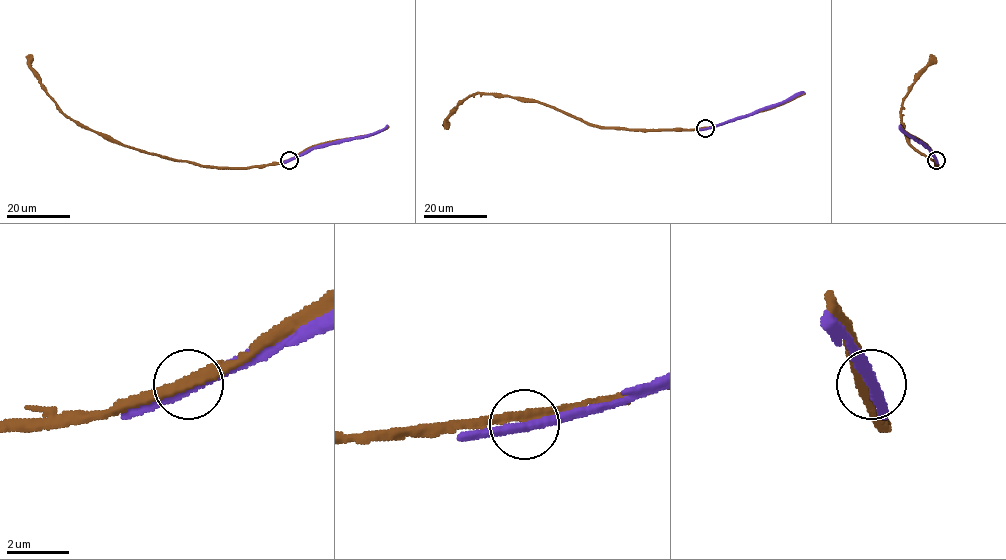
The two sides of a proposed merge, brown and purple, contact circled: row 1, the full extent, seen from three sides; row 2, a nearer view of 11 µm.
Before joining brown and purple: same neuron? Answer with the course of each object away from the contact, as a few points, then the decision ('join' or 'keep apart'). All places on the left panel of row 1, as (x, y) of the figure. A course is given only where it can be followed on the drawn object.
brown runs (289, 160), (243, 168), (200, 166), (104, 139), (68, 118), (29, 66), (30, 54); purple runs (289, 160), (314, 148), (374, 134), (387, 125); keep apart

